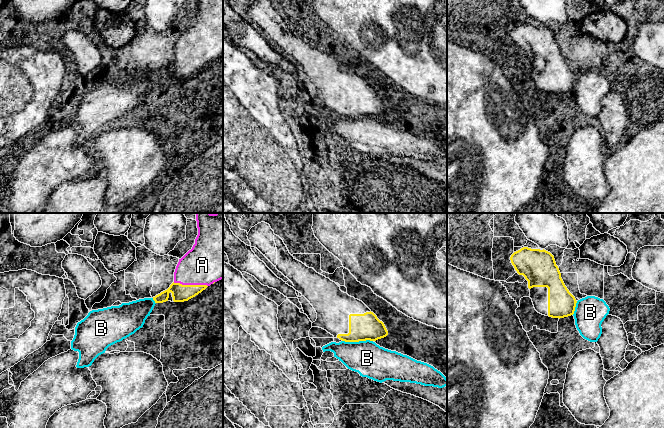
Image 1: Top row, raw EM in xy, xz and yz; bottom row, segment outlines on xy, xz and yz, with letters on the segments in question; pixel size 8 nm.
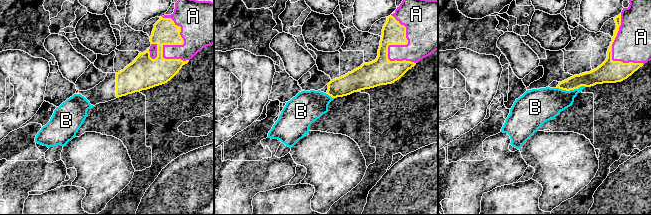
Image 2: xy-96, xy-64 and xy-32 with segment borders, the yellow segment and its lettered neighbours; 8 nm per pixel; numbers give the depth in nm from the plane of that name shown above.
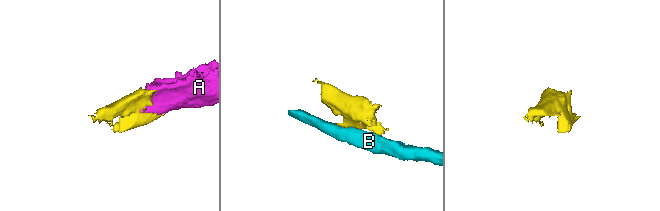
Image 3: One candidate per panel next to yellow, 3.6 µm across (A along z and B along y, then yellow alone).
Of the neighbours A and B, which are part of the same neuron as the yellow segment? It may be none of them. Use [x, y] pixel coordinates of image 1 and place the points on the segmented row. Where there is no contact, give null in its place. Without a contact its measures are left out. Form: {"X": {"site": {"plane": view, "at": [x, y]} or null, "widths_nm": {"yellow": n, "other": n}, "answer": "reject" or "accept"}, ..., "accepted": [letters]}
{"A": {"site": {"plane": "xy", "at": [190, 285]}, "widths_nm": {"yellow": 140, "other": 340}, "answer": "accept"}, "B": {"site": {"plane": "xz", "at": [357, 341]}, "widths_nm": {"yellow": 220, "other": 280}, "answer": "reject"}, "accepted": ["A"]}

